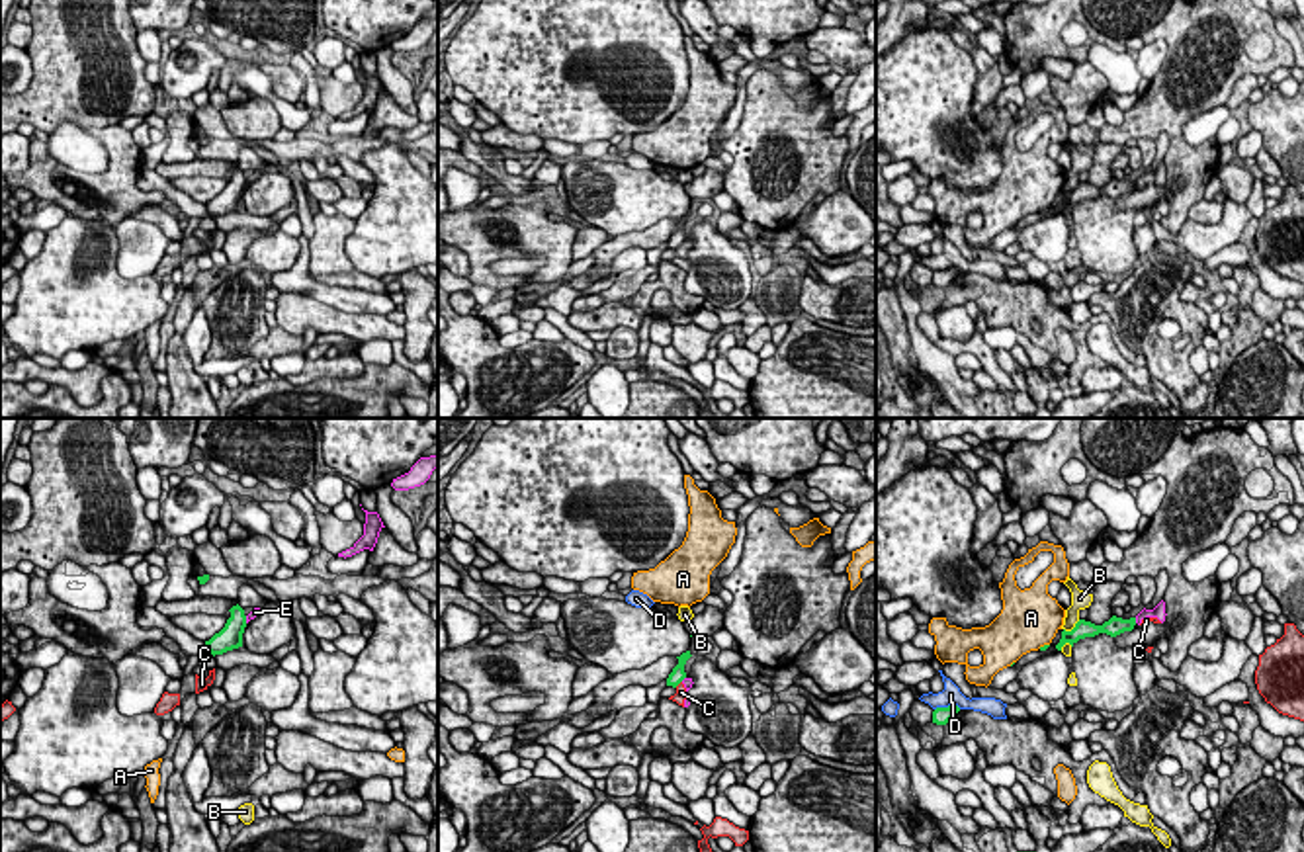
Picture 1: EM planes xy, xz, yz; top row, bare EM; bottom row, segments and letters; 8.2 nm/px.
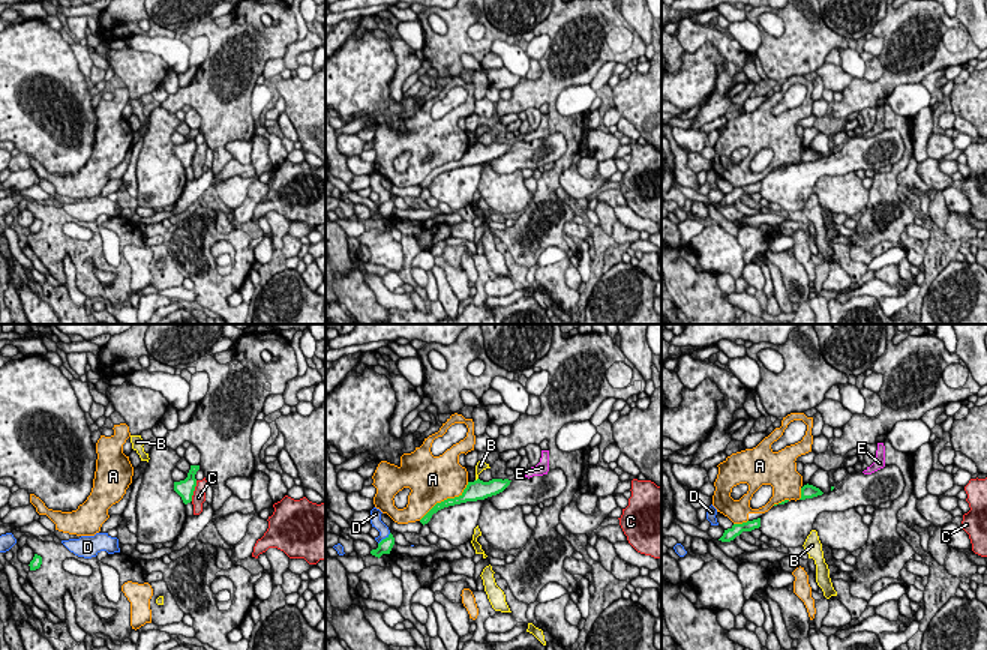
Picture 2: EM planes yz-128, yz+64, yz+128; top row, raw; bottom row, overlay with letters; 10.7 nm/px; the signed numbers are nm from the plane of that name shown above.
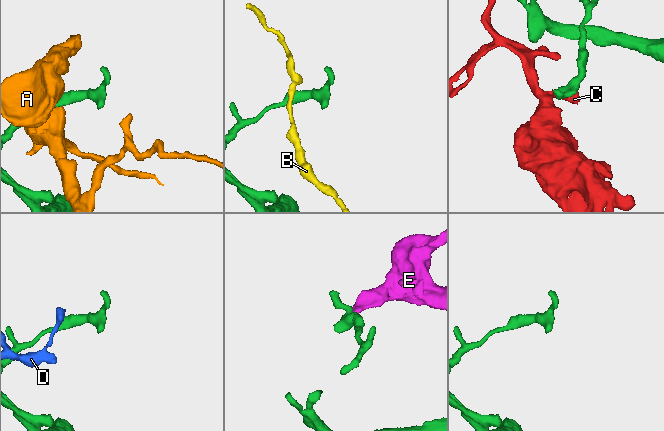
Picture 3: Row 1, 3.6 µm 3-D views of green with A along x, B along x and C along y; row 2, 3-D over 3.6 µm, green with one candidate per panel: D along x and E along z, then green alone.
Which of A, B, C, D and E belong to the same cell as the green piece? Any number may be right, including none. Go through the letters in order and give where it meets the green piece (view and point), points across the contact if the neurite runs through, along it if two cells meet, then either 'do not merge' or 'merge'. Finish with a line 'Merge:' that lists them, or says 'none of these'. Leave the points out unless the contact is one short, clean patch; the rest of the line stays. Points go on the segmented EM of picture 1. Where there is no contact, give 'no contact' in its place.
A: contact yz (1044, 645); do not merge
B: contact yz (1074, 628); do not merge
C: contact xz (677, 684); border xz (681, 681), (675, 686); do not merge
D: contact yz (949, 706); do not merge
E: contact yz (1134, 620); border yz (1134, 618), (1136, 622); do not merge
Merge: none of these

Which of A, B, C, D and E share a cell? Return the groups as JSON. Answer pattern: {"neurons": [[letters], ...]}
{"neurons": [["A"], ["B"], ["C", "E"], ["D"]]}

